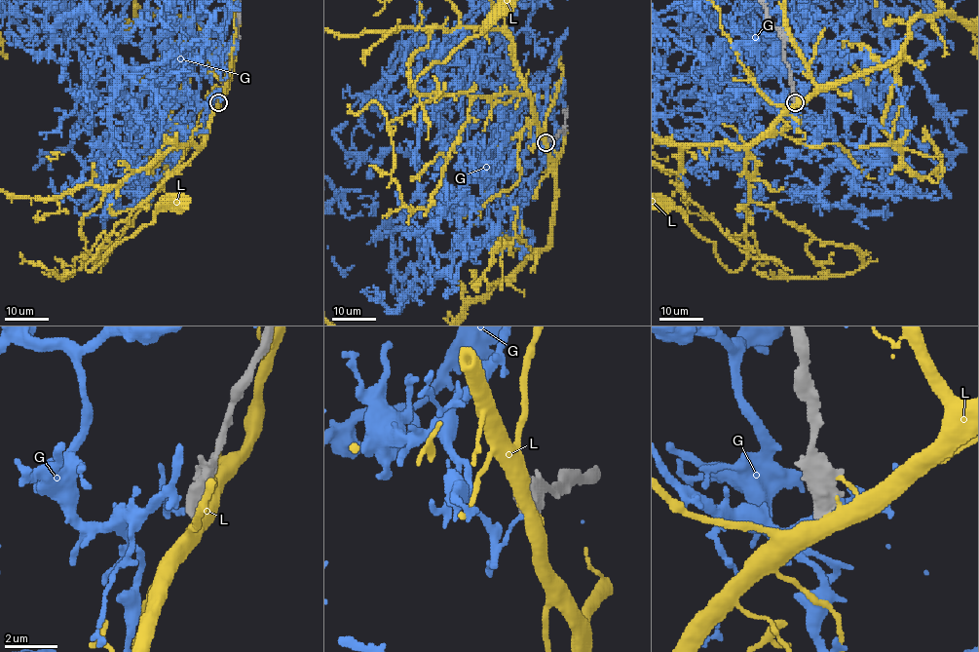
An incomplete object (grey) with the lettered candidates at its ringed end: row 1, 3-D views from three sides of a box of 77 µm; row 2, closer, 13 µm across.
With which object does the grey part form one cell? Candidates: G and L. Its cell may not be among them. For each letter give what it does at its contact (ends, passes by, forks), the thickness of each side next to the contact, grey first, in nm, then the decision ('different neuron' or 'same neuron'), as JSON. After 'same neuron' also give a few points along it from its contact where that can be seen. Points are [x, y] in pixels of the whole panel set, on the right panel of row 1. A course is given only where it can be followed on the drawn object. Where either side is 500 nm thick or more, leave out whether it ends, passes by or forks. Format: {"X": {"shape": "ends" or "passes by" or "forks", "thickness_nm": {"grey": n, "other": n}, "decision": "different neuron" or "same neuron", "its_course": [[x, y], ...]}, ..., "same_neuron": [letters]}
{"G": {"thickness_nm": {"grey": 750, "other": 150}, "decision": "different neuron"}, "L": {"thickness_nm": {"grey": 550, "other": 380}, "decision": "different neuron"}, "same_neuron": []}

